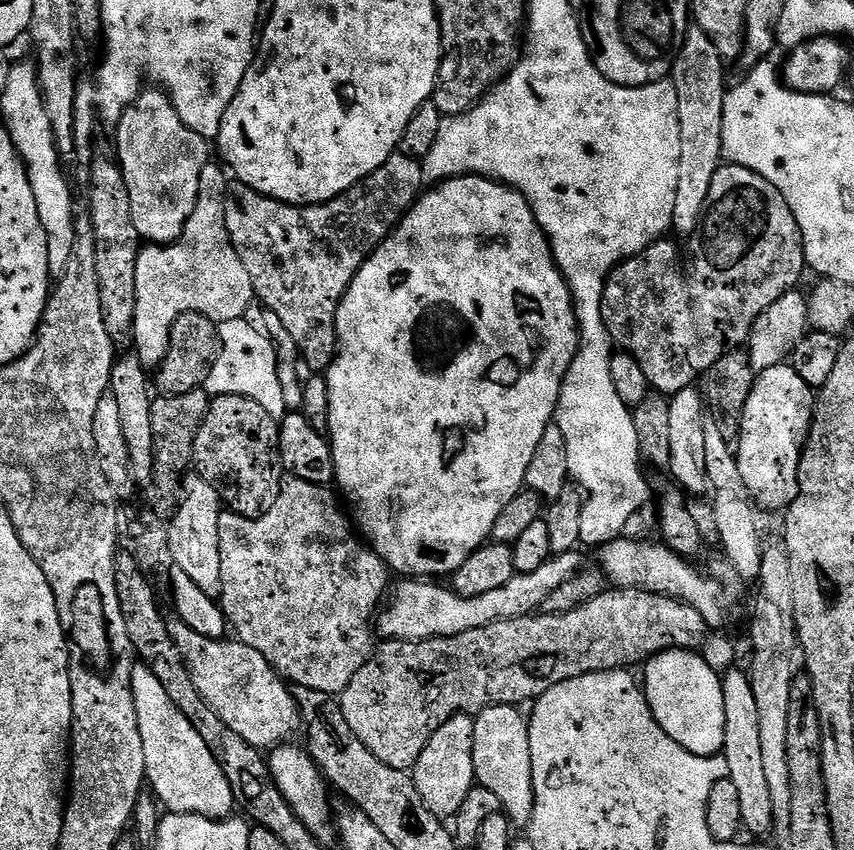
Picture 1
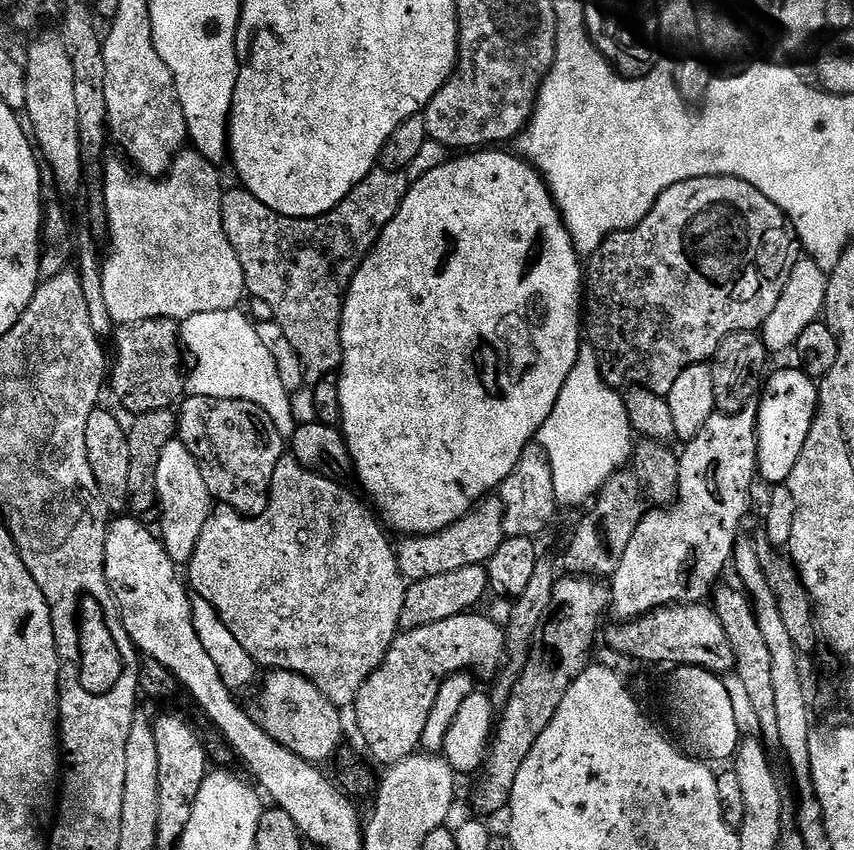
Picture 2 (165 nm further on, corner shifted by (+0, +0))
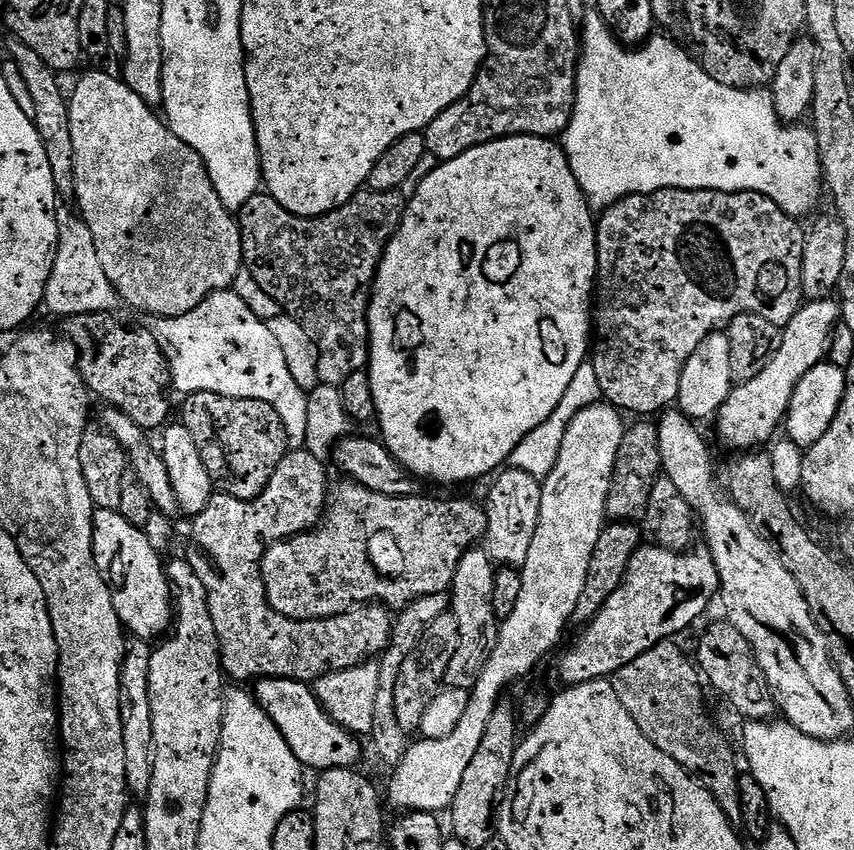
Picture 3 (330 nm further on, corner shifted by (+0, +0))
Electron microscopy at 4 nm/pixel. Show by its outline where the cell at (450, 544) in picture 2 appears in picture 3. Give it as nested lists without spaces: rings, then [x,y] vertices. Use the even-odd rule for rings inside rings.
[[[341,479],[341,484],[333,483],[328,493],[328,503],[324,506],[324,514],[320,517],[320,523],[308,532],[300,532],[291,536],[288,540],[279,540],[264,551],[264,557],[260,563],[260,576],[264,579],[264,593],[268,604],[278,614],[282,614],[291,620],[325,620],[331,616],[341,616],[344,612],[351,612],[357,606],[371,604],[373,602],[383,604],[389,610],[401,610],[416,599],[424,595],[432,595],[438,592],[447,593],[452,586],[452,579],[458,568],[458,562],[467,552],[473,551],[476,544],[488,535],[488,513],[480,508],[472,500],[431,500],[427,494],[419,496],[403,496],[394,498],[386,494],[378,494],[366,486],[357,484],[355,480]]]

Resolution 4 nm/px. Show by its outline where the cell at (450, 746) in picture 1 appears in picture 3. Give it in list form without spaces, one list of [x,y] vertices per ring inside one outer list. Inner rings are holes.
[[[484,550],[467,552],[458,562],[450,589],[450,614],[458,622],[458,646],[444,675],[444,684],[449,688],[471,690],[486,666],[496,639],[500,637],[500,624],[492,605],[496,571],[492,557]]]

